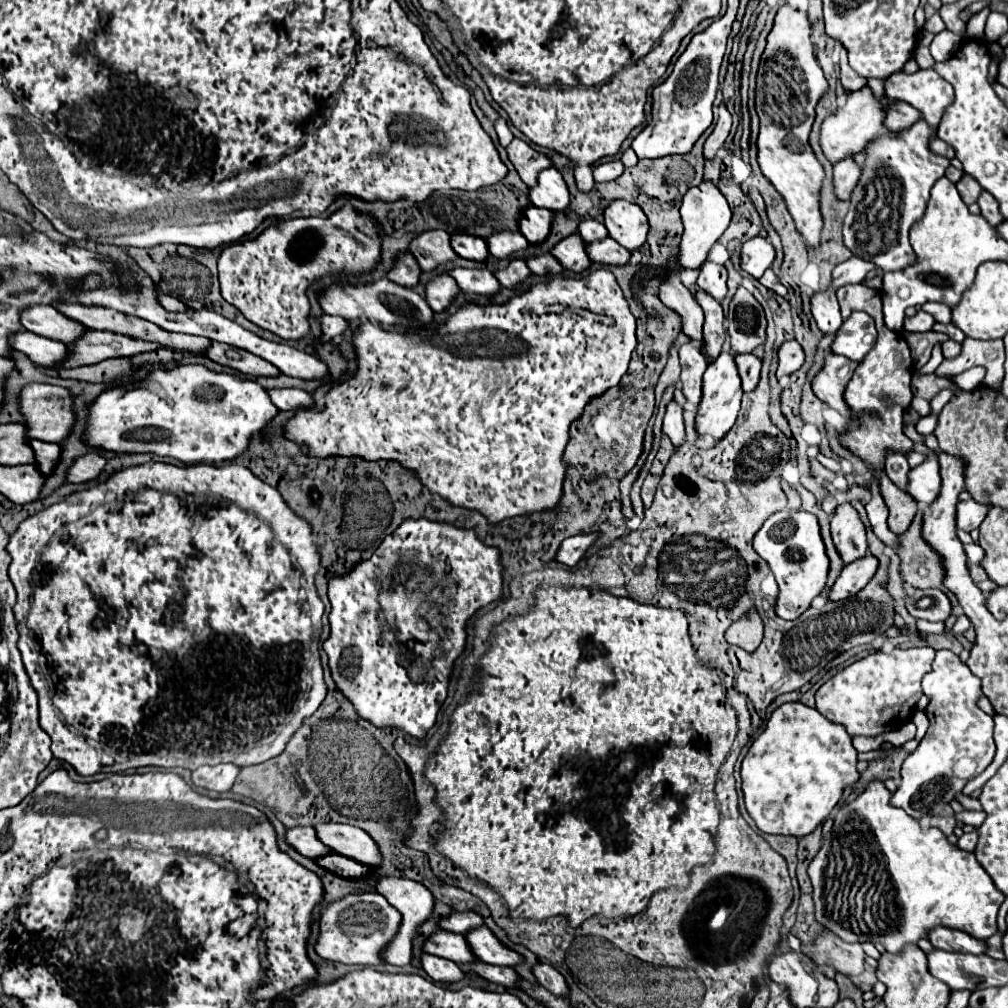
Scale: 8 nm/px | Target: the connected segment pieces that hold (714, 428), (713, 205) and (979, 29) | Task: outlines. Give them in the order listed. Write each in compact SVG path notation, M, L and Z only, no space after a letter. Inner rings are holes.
M721 351L721 355L713 361L713 365L707 367L703 375L703 399L697 411L697 431L699 435L713 435L715 439L721 439L737 421L737 415L741 411L741 377L737 373L735 353Z
M701 181L701 185L689 189L683 195L683 205L681 205L681 219L685 225L683 237L681 237L681 253L679 253L679 263L687 269L699 267L705 259L709 249L717 243L717 239L723 235L723 231L731 223L731 209L725 199L725 195L717 189L713 181Z
M985 7L985 9L981 9L979 13L975 13L975 15L967 21L967 37L975 37L975 39L983 37L983 27L985 27L985 21L987 21L989 13L991 13L991 9Z

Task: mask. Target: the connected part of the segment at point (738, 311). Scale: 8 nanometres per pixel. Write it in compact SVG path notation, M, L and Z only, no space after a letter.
M739 287L729 303L727 333L731 337L731 351L753 353L755 347L765 343L767 319L761 303L745 289Z

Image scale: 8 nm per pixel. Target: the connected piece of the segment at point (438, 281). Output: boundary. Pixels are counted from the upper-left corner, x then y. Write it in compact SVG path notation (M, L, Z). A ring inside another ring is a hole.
M451 275L435 277L425 291L425 299L435 313L443 313L455 301L457 295L459 295L459 285Z

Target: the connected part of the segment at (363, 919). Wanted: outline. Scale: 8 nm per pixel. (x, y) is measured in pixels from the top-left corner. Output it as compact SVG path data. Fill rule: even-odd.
M379 893L347 895L341 901L327 905L321 911L321 933L315 951L327 959L345 965L383 965L383 951L395 939L401 923L401 913Z

